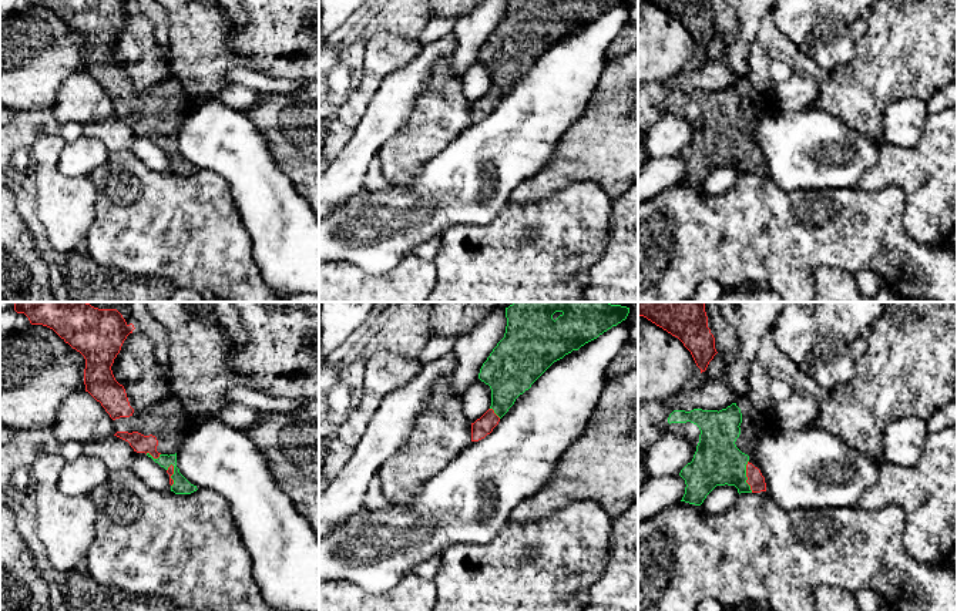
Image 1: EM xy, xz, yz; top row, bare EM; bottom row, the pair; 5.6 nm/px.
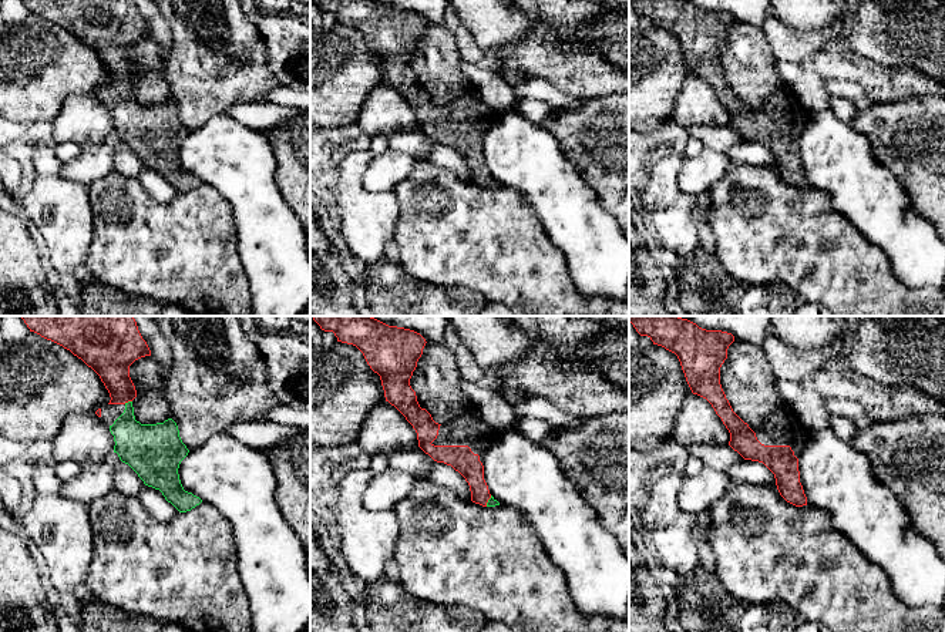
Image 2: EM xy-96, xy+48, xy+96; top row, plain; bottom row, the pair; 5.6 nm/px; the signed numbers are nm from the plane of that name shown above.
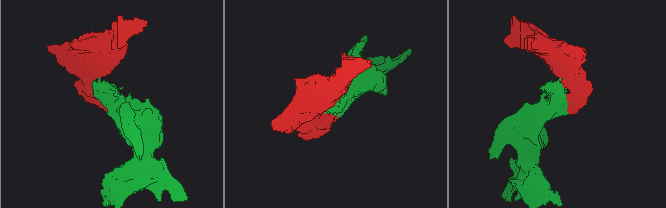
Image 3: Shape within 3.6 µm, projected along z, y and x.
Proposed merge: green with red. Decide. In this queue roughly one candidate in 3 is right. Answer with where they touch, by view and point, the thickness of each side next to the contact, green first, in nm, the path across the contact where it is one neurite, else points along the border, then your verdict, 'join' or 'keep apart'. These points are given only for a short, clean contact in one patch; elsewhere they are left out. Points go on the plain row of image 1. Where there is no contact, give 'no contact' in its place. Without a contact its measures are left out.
yz (745, 157) | 280/90 nm | join

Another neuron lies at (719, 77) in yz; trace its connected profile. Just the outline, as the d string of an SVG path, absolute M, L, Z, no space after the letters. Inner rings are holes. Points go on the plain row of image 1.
M721 31L713 37L699 60L688 64L681 74L671 77L664 85L672 93L691 93L694 90L719 93L726 90L736 81L725 63L725 57L726 40Z

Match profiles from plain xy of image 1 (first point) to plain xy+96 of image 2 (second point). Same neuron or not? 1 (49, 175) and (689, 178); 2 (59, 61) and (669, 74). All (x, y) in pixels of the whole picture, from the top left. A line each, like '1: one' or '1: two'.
1: two
2: one

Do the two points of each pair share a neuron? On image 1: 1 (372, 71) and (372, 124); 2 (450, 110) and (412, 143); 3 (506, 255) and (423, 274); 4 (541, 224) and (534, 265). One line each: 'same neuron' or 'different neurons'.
1: different neurons
2: same neuron
3: different neurons
4: same neuron

